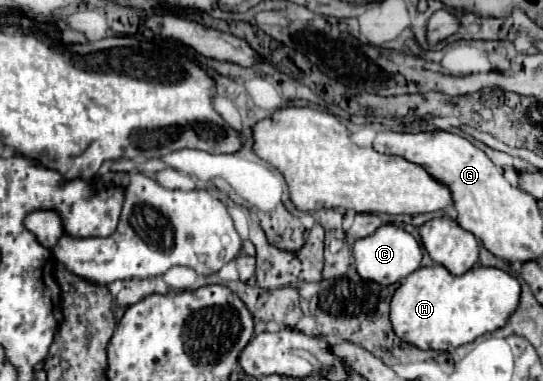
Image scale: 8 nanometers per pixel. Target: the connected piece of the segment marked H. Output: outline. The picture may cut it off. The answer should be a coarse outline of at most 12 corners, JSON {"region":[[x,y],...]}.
{"region":[[493,267],[413,271],[395,335],[451,351],[501,329],[519,281]]}

